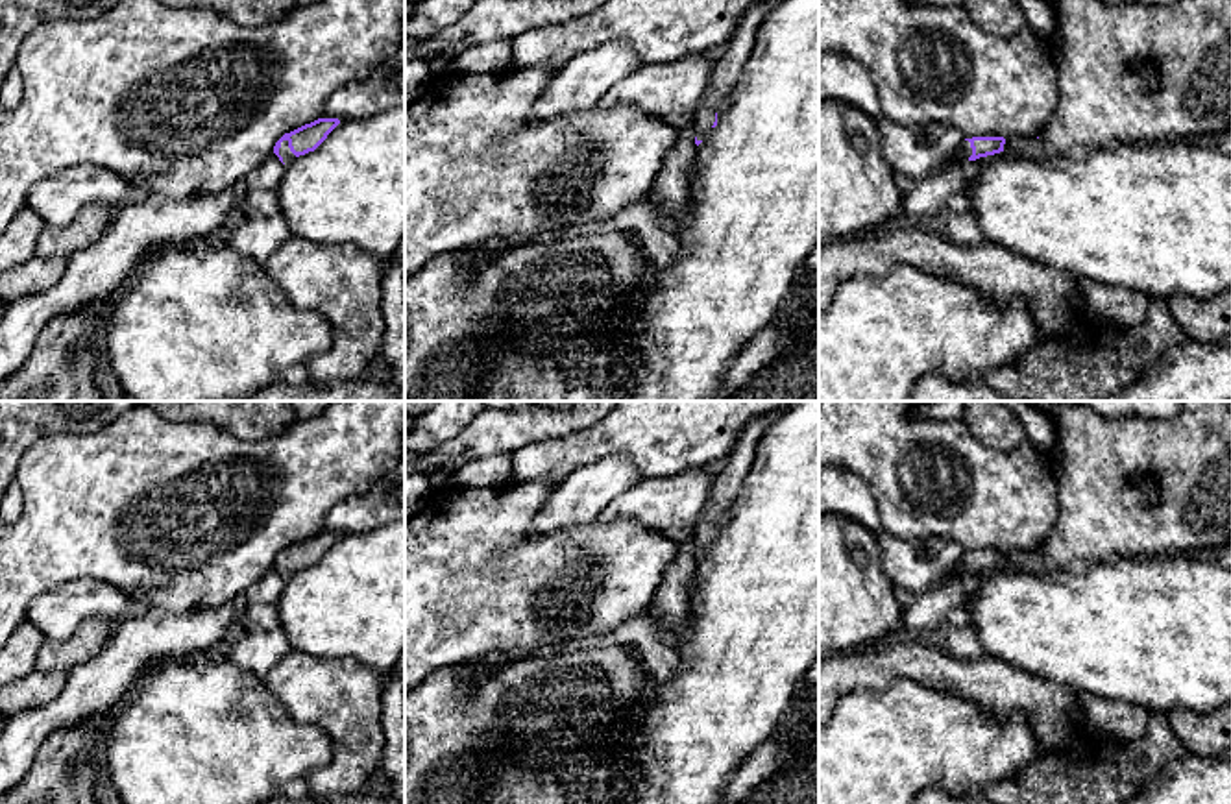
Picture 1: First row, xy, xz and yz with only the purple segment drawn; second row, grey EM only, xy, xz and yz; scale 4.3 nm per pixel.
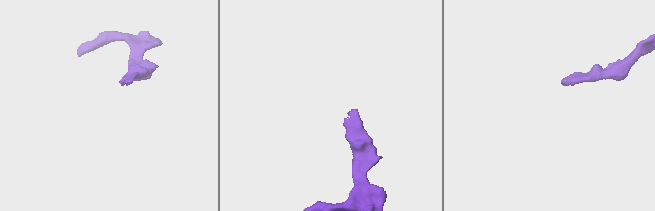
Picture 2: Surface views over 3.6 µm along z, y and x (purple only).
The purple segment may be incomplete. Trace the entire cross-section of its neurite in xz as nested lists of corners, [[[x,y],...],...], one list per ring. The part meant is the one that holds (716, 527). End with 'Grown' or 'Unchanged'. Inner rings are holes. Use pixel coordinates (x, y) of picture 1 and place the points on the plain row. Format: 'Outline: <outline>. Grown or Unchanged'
Outline: [[[789,403],[749,423],[736,440],[730,455],[725,458],[723,464],[719,464],[710,490],[710,497],[699,516],[693,534],[697,560],[706,553],[710,543],[717,540],[717,521],[739,495],[743,481],[754,462],[760,438],[787,407]]]. Grown

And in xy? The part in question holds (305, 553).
Outline: [[[318,532],[290,547],[285,547],[275,556],[274,567],[281,577],[288,579],[294,571],[314,566],[338,538],[338,532]]]. Grown

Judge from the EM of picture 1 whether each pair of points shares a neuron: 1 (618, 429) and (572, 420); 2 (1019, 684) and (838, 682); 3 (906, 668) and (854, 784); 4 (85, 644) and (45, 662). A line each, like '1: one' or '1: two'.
1: two
2: one
3: two
4: one

